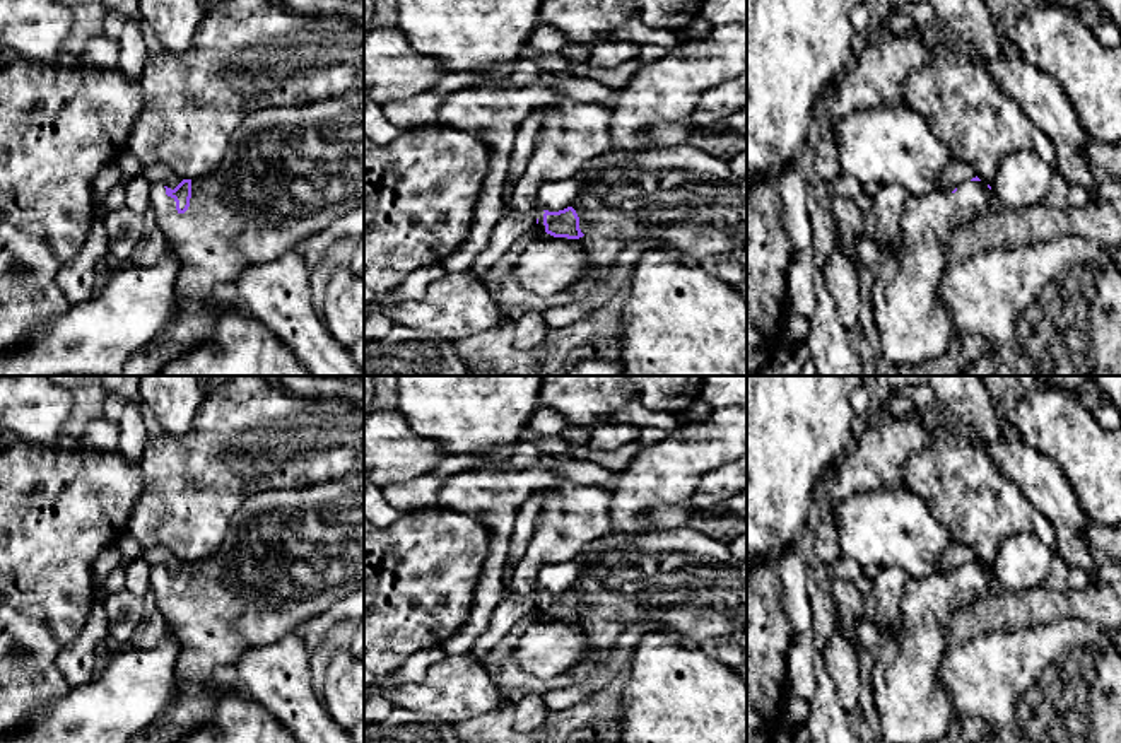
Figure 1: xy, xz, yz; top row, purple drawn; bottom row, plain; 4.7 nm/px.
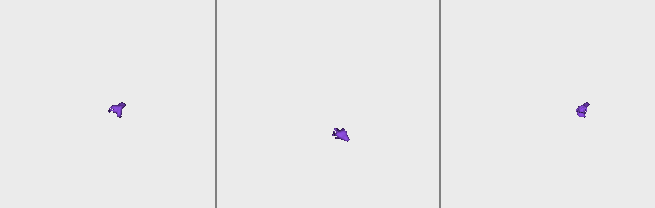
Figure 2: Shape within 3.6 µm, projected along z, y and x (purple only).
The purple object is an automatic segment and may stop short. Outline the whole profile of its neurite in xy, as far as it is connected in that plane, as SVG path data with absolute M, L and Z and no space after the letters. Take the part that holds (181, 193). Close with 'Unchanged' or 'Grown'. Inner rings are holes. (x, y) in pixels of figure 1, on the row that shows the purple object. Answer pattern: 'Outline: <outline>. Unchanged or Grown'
Outline: M364 85L338 97L246 116L219 167L174 190L150 184L150 207L179 261L176 297L183 309L210 301L219 284L236 282L248 263L272 261L364 205Z. Grown

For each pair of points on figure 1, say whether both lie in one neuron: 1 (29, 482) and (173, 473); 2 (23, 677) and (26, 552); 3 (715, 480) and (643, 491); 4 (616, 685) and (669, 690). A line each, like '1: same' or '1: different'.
1: different
2: same
3: different
4: different

